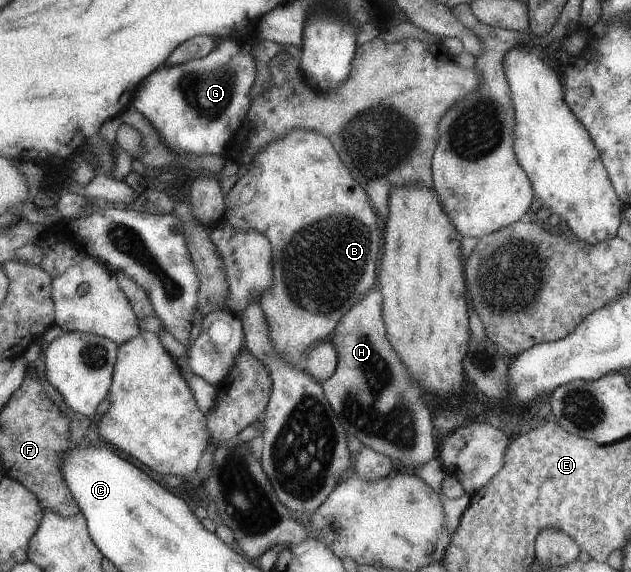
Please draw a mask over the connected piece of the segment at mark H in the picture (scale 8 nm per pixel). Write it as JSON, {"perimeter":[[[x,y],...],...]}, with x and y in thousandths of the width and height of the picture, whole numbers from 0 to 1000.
{"perimeter":[[[593,503],[561,535],[556,535],[537,563],[532,563],[531,577],[525,579],[520,591],[532,612],[532,643],[526,657],[513,664],[509,675],[512,689],[525,706],[526,717],[531,719],[532,731],[537,731],[555,762],[569,769],[577,781],[609,794],[623,808],[624,816],[639,822],[642,829],[656,830],[659,818],[672,815],[691,794],[685,741],[681,741],[678,717],[672,703],[666,699],[669,678],[662,671],[653,671],[653,661],[647,661],[647,647],[640,633],[634,633],[631,619],[609,584],[609,573],[605,573],[609,563],[602,556],[605,552],[602,531],[605,531],[602,507]]]}

